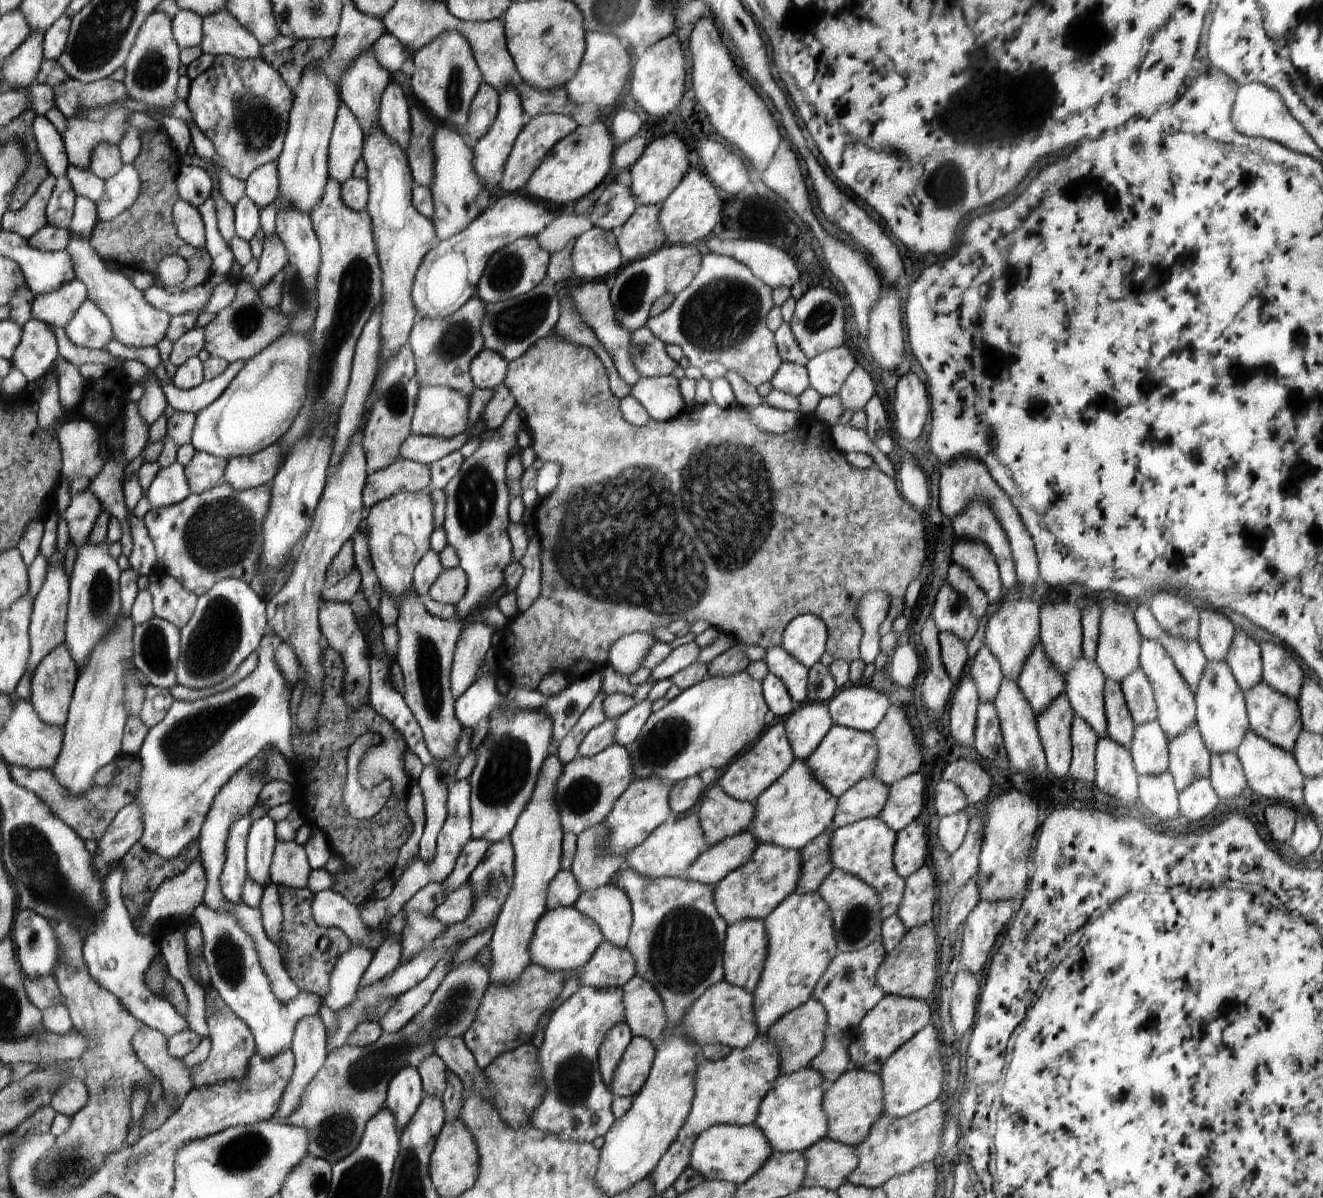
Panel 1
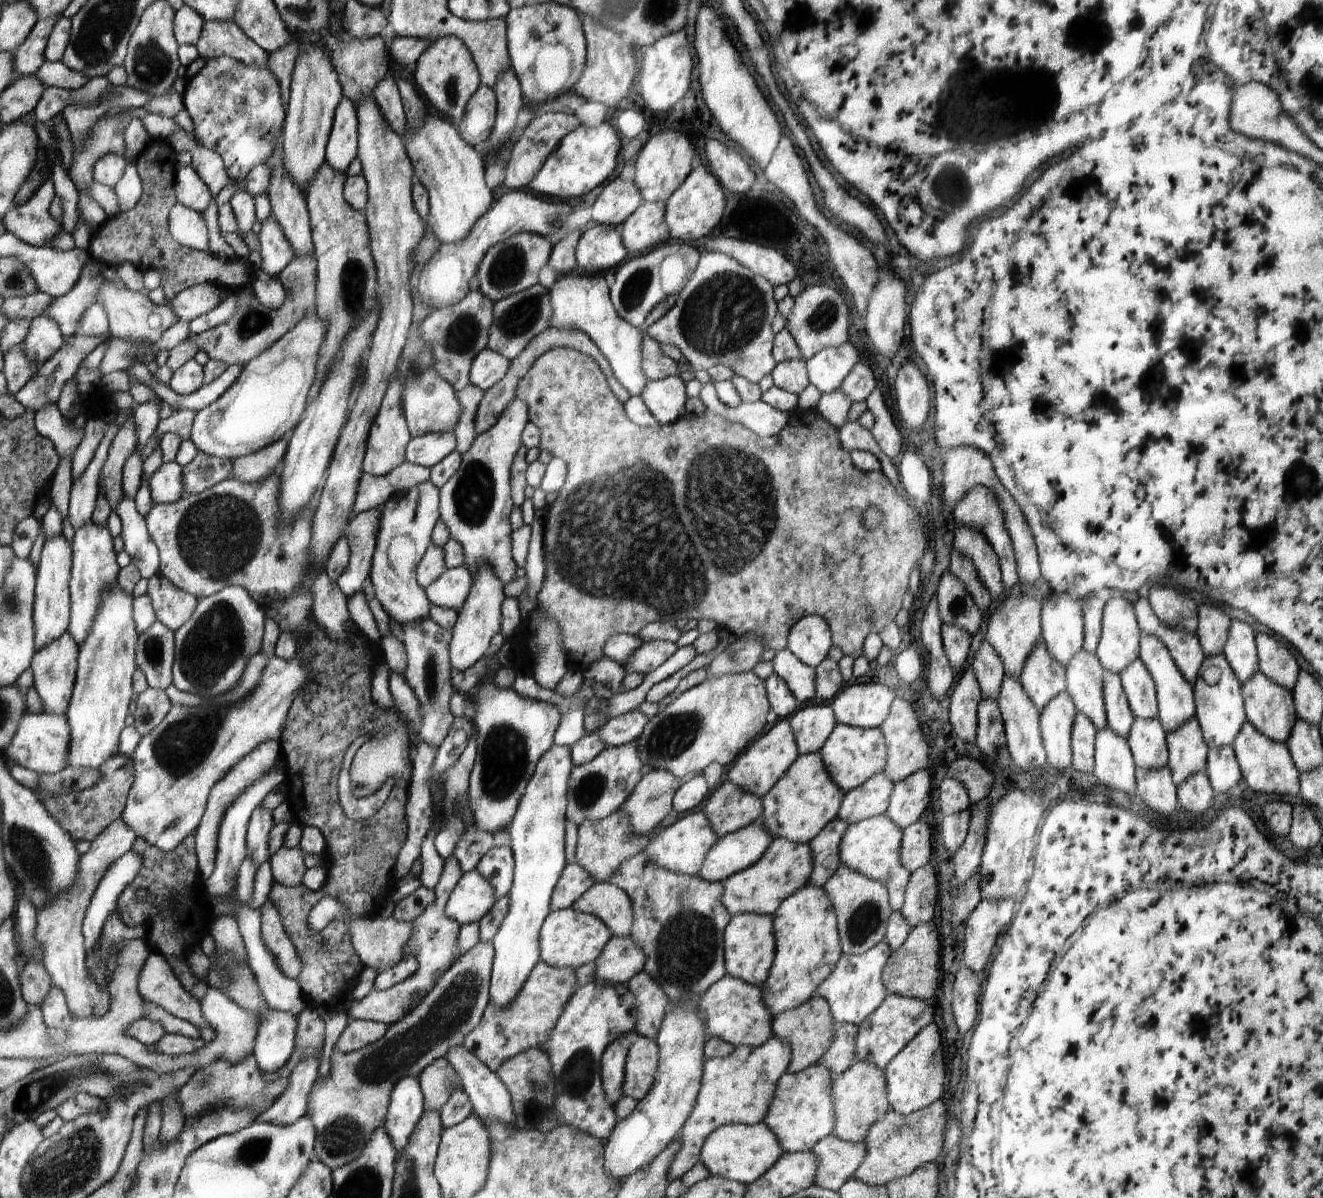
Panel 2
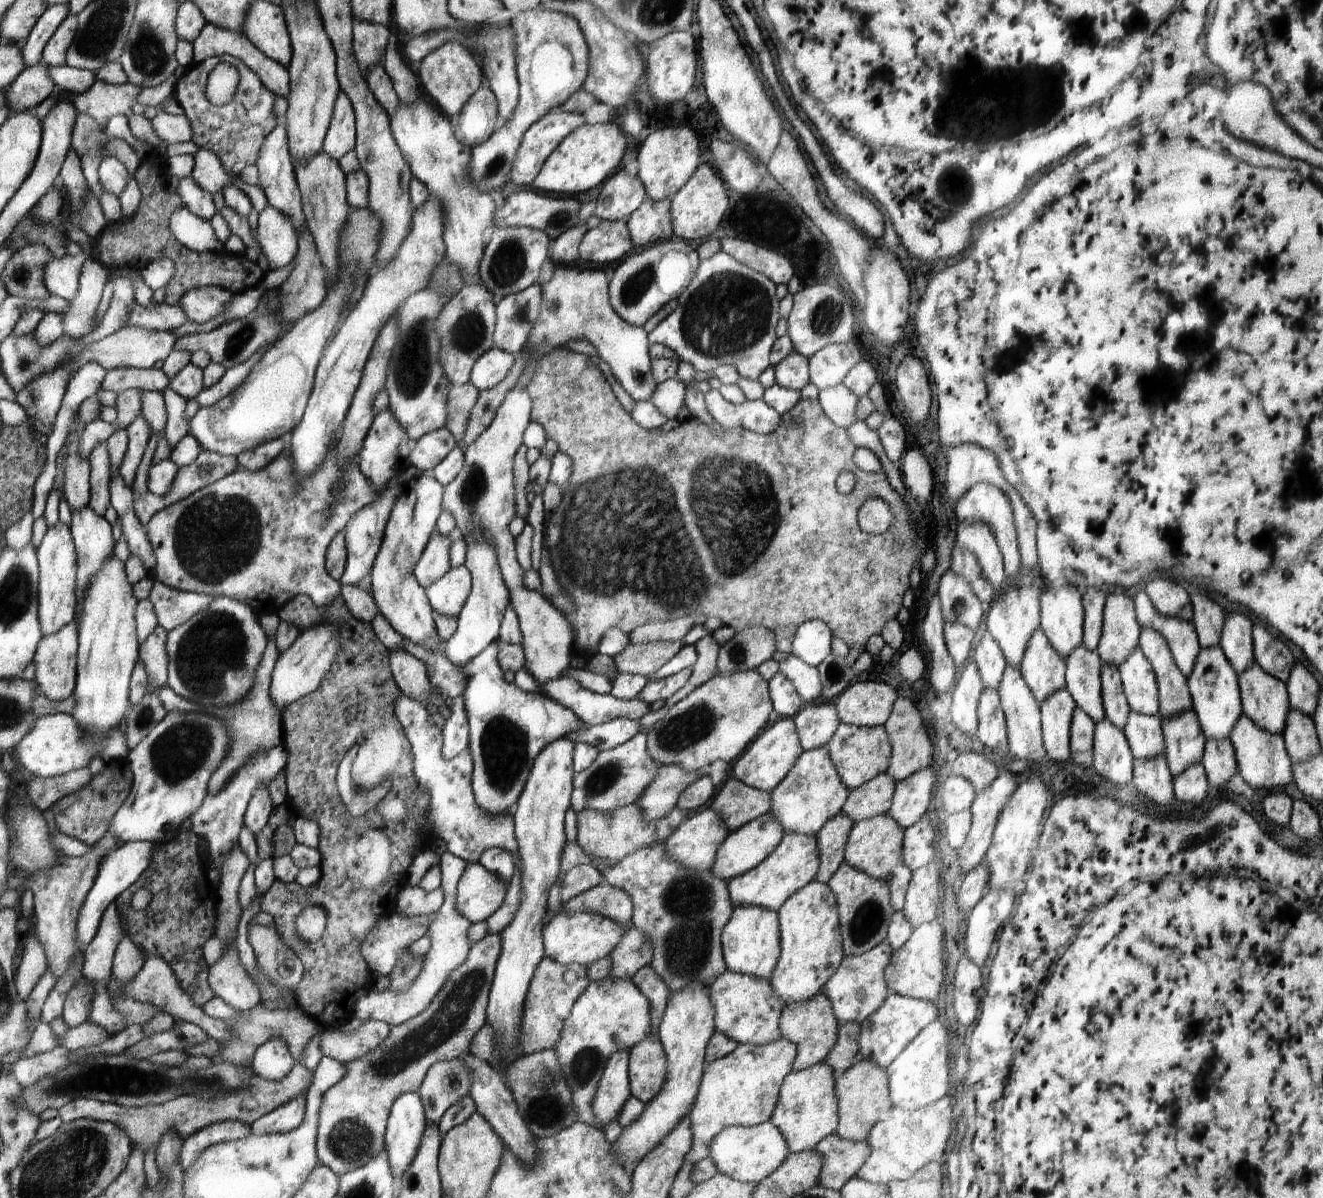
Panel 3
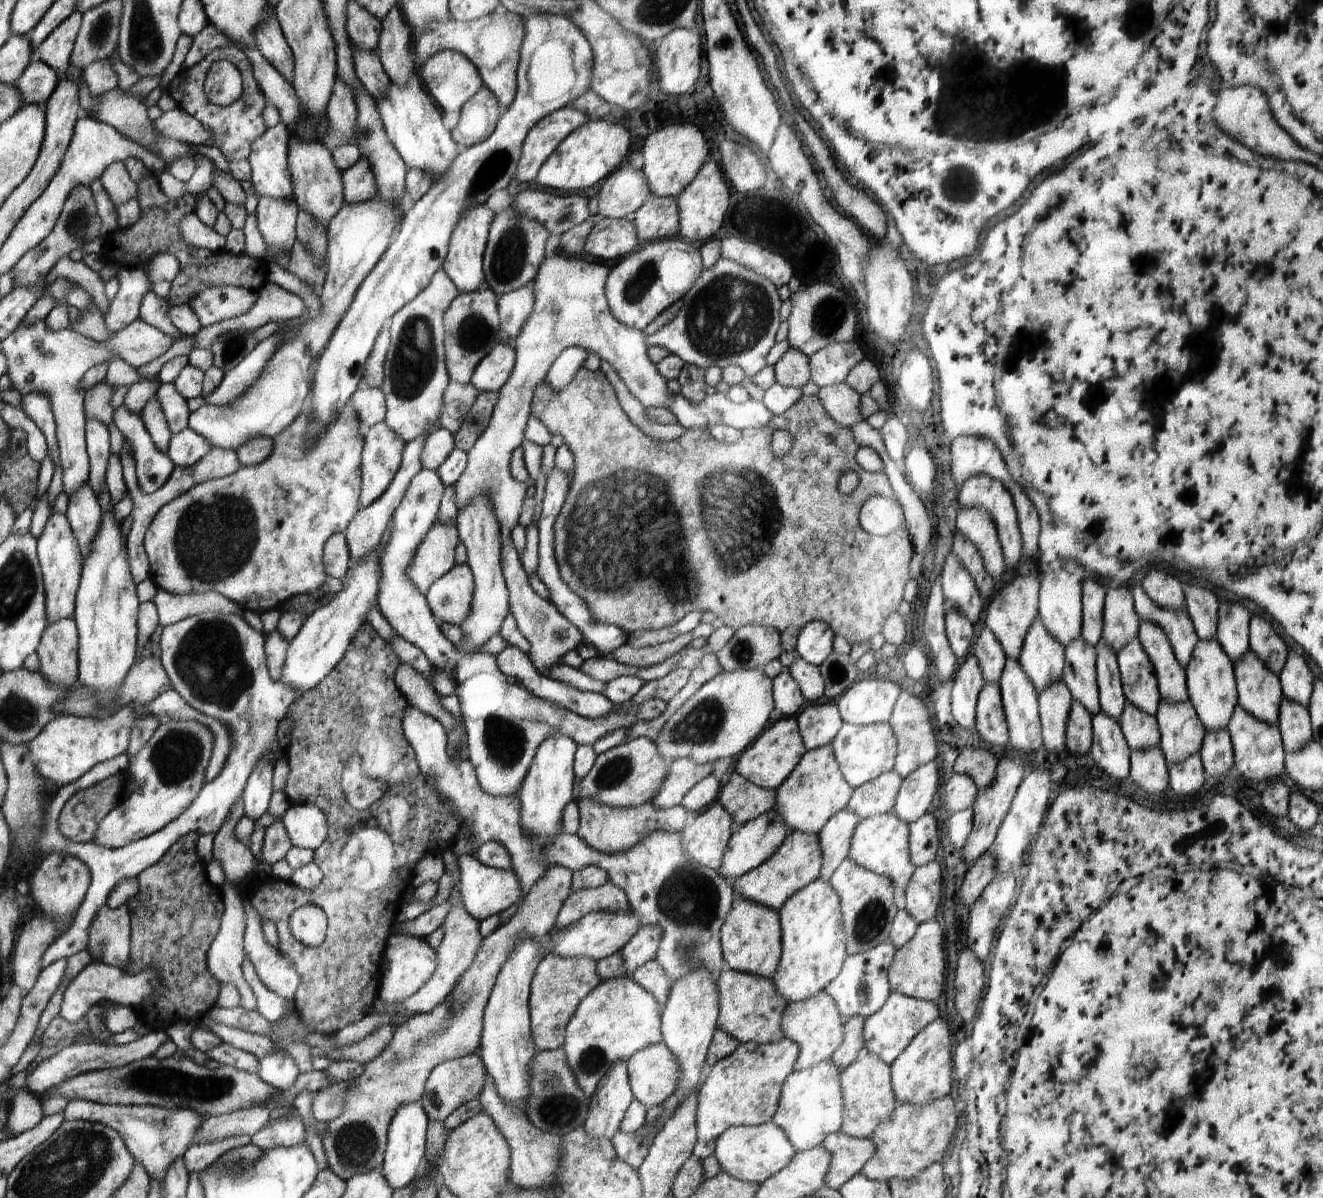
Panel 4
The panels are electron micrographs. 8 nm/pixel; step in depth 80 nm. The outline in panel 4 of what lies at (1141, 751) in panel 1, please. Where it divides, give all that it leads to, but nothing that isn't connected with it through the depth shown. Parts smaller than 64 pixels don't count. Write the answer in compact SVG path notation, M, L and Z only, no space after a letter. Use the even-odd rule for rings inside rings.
M1128 700L1122 712L1118 723L1132 751L1159 746L1160 731L1154 715L1137 709Z

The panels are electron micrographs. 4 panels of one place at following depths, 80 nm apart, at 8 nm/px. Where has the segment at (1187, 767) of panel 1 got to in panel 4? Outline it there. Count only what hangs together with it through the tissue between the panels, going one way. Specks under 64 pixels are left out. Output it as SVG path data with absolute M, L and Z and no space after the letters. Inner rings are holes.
M1161 700L1155 717L1160 731L1159 747L1168 767L1200 750L1207 730L1189 700Z

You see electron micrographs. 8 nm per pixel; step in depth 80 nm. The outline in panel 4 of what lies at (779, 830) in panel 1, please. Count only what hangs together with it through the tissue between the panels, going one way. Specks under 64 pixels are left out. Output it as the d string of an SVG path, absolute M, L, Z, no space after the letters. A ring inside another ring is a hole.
M822 745L806 752L792 776L776 789L774 810L780 812L792 832L820 833L825 822L846 808L852 800L853 789L842 774L834 745Z

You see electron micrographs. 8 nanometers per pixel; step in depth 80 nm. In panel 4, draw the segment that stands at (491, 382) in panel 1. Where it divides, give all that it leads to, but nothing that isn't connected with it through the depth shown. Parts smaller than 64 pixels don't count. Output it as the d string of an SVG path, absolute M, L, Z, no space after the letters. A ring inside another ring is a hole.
M498 343L496 348L480 362L471 383L479 391L500 392L516 368L516 351L512 345Z

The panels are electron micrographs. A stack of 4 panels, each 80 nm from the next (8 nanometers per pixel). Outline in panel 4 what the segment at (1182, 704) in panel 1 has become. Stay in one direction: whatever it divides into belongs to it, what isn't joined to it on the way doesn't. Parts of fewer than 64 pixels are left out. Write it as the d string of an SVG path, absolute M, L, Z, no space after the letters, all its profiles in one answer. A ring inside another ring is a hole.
M1139 621L1137 637L1149 656L1162 701L1188 701L1185 668L1176 660L1166 633L1153 622Z

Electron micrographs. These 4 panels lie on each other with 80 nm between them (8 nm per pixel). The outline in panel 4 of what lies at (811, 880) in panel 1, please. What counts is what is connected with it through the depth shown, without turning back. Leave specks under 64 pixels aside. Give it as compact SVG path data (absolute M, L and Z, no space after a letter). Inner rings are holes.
M846 808L833 814L820 830L822 850L825 855L825 866L820 876L829 879L842 861L849 856L852 848L852 836L860 824L861 818Z

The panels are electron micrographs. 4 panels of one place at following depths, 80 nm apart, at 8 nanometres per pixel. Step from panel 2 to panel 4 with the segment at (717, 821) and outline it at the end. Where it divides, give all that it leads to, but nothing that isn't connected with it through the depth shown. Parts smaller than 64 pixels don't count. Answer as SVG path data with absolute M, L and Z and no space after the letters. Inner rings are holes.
M735 771L729 782L722 785L717 802L730 812L734 824L741 826L772 810L776 796L776 790L755 785Z

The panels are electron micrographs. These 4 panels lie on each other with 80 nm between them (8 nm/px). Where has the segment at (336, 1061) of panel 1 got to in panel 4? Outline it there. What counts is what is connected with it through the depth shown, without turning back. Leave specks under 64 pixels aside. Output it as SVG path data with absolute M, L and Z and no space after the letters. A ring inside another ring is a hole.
M560 865L548 867L523 896L510 920L500 925L481 942L476 960L462 974L453 993L450 993L449 997L446 997L446 1000L432 1012L418 1013L401 1027L394 1029L392 1042L372 1062L363 1065L363 1073L358 1078L351 1080L351 1088L345 1096L342 1112L334 1120L327 1122L327 1134L322 1139L329 1168L337 1175L347 1181L354 1178L354 1175L378 1171L384 1164L385 1150L388 1148L389 1126L397 1110L401 1109L402 1105L420 1102L422 1094L425 1093L425 1084L429 1074L438 1065L441 1065L445 1060L454 1061L478 1052L481 1038L484 1036L485 1009L488 1008L489 998L492 996L493 986L497 982L502 965L509 960L509 956L523 939L541 941L554 930L562 905L565 904L572 892L573 872Z

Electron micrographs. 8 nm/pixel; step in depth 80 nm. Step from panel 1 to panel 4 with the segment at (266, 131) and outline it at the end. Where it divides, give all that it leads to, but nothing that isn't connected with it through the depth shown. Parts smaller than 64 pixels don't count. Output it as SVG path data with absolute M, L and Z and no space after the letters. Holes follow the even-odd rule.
M223 46L212 49L212 52L208 53L206 58L198 61L194 66L184 67L182 66L180 72L175 78L170 81L167 87L163 90L166 96L173 98L176 106L193 116L197 121L200 121L209 131L215 134L215 138L209 141L209 146L216 146L220 149L220 152L225 156L227 162L247 160L251 149L252 141L255 141L267 128L263 119L263 110L268 104L267 98L261 92L260 84L256 82L255 75L253 74L253 66L247 54L241 50L240 47ZM216 61L228 61L231 62L241 74L243 89L240 98L233 102L230 106L216 106L213 102L209 101L207 94L204 92L205 78L210 70L210 66Z

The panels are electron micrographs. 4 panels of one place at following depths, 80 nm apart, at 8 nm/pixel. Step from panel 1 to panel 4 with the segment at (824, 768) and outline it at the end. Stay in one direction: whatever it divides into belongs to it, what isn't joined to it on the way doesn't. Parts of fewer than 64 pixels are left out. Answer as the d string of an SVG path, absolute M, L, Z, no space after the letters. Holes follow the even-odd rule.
M888 722L873 725L844 723L844 728L833 738L832 744L836 750L842 774L854 789L873 781L882 773L889 773L896 764L897 737Z

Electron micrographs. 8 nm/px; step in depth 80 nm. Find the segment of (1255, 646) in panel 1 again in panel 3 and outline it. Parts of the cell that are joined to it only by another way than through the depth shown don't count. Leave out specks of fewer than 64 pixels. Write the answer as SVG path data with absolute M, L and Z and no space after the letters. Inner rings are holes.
M1224 611L1225 621L1222 627L1219 645L1222 647L1230 666L1239 675L1250 663L1255 662L1253 651L1253 623L1242 613Z

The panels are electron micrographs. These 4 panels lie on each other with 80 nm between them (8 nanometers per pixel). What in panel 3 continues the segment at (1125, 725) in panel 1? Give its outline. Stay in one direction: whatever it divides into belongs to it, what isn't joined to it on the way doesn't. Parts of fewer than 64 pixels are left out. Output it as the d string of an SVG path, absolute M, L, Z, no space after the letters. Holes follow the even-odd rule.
M1101 661L1100 678L1105 717L1123 730L1131 710L1122 688L1119 668L1114 663Z

